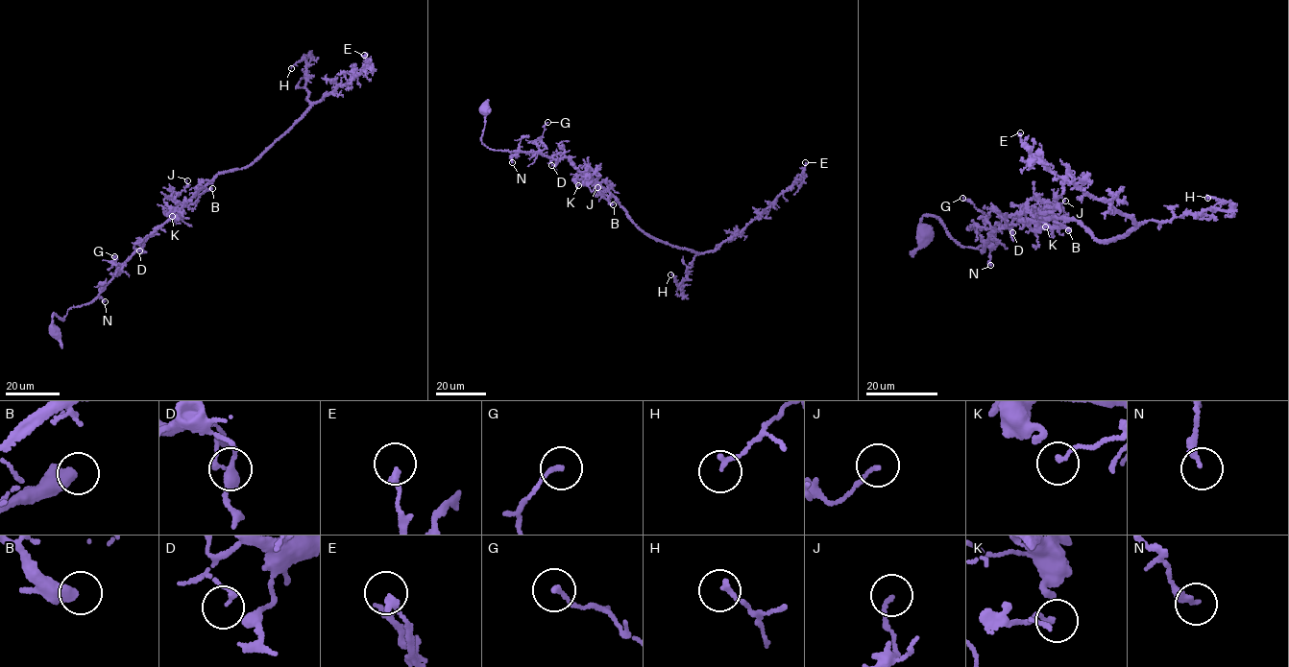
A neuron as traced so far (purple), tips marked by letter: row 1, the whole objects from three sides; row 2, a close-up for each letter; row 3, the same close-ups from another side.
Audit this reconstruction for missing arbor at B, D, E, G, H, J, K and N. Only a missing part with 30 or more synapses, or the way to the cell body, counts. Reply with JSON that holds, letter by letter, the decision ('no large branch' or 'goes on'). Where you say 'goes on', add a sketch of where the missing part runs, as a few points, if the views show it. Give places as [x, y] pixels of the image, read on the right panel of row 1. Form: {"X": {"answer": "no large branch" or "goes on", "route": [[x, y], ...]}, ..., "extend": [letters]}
{"B": {"answer": "no large branch"}, "D": {"answer": "no large branch"}, "E": {"answer": "no large branch"}, "G": {"answer": "no large branch"}, "H": {"answer": "no large branch"}, "J": {"answer": "no large branch"}, "K": {"answer": "no large branch"}, "N": {"answer": "no large branch"}, "extend": []}

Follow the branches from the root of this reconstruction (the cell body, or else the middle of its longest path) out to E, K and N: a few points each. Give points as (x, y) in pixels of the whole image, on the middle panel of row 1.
E: (483, 110), (488, 100), (488, 148), (569, 158), (642, 231), (701, 253), (757, 217), (800, 179), (805, 162)
K: (483, 110), (488, 100), (482, 144), (496, 150), (538, 152), (555, 159), (569, 158), (586, 177), (578, 185)
N: (483, 110), (488, 100), (481, 143), (495, 150), (520, 152), (510, 155), (512, 162)

